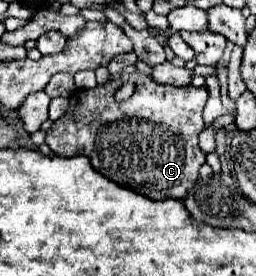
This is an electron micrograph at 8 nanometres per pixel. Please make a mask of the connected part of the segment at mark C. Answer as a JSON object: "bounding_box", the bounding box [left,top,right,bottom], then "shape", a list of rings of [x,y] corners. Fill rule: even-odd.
{"bounding_box":[46,72,208,200],"shape":[[[140,72],[130,74],[130,80],[136,84],[136,92],[124,102],[114,100],[114,92],[120,86],[120,80],[112,80],[106,86],[96,86],[90,90],[76,90],[70,96],[68,112],[62,118],[58,118],[52,124],[52,128],[46,132],[46,144],[56,156],[66,156],[66,158],[78,154],[88,156],[96,172],[150,200],[166,200],[166,198],[184,200],[190,188],[194,188],[198,180],[198,168],[206,162],[206,156],[198,148],[198,134],[204,128],[202,110],[208,100],[208,90],[194,86],[188,88],[164,86]]]}

